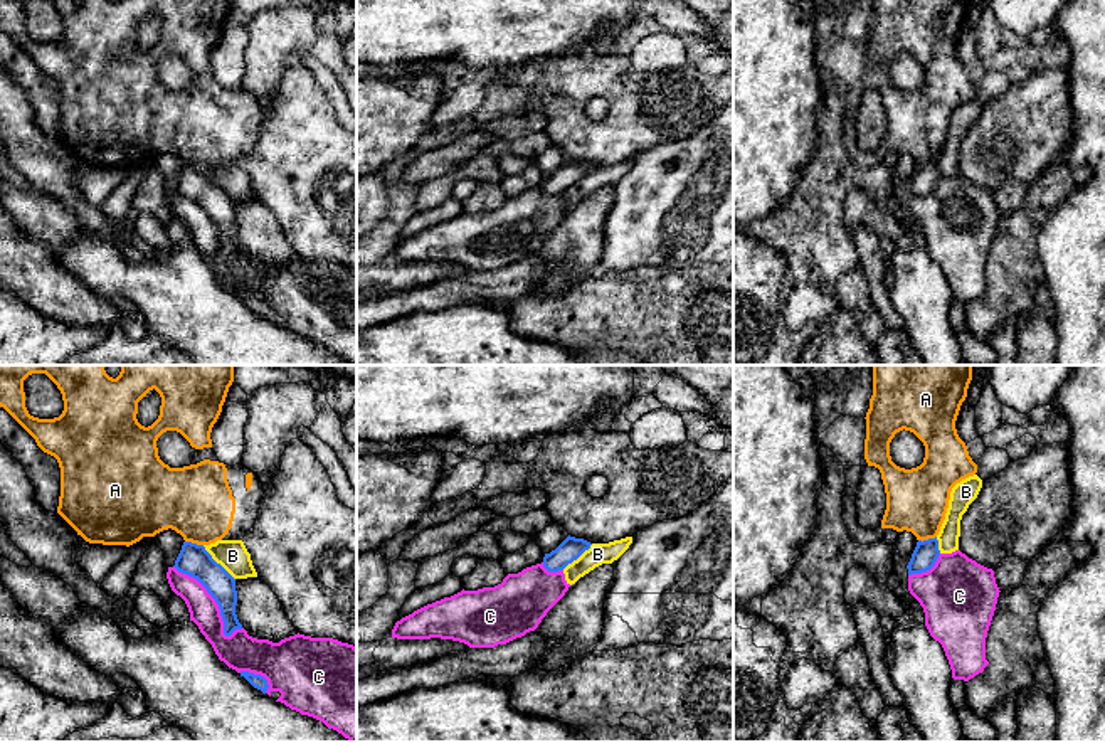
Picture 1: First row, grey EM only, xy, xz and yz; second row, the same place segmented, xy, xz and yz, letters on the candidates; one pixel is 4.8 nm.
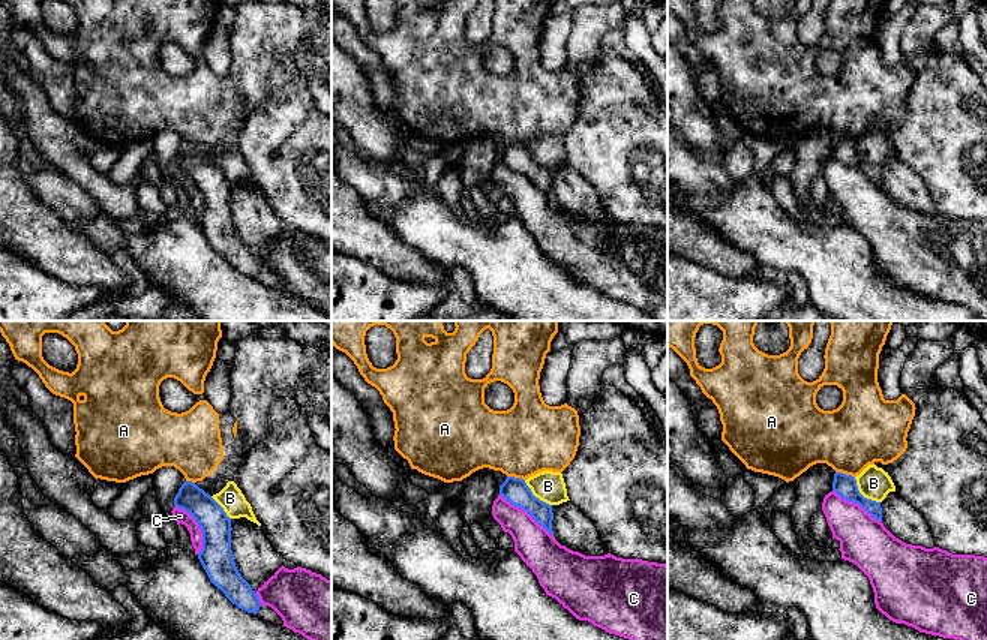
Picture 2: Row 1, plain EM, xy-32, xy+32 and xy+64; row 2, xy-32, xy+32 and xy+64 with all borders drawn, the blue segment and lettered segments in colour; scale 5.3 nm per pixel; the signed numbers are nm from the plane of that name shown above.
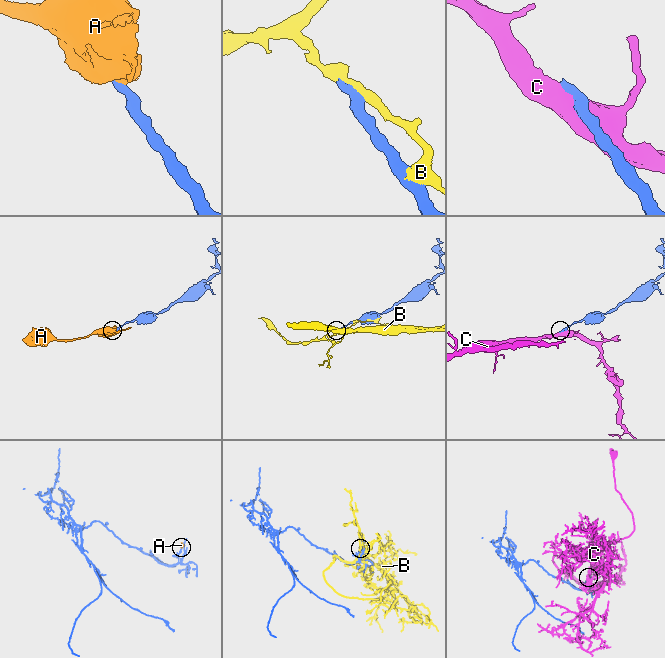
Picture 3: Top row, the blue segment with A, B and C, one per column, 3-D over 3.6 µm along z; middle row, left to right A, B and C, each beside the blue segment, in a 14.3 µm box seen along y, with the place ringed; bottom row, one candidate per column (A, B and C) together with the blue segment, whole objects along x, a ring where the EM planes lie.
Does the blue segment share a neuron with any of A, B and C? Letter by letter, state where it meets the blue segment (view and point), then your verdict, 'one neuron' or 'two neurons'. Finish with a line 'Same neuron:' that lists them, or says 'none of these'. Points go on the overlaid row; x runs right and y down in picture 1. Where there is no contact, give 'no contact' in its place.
A: contact xy (194, 544); two neurons
B: contact xy (216, 562); two neurons
C: contact xy (217, 603); two neurons
Same neuron: none of these

